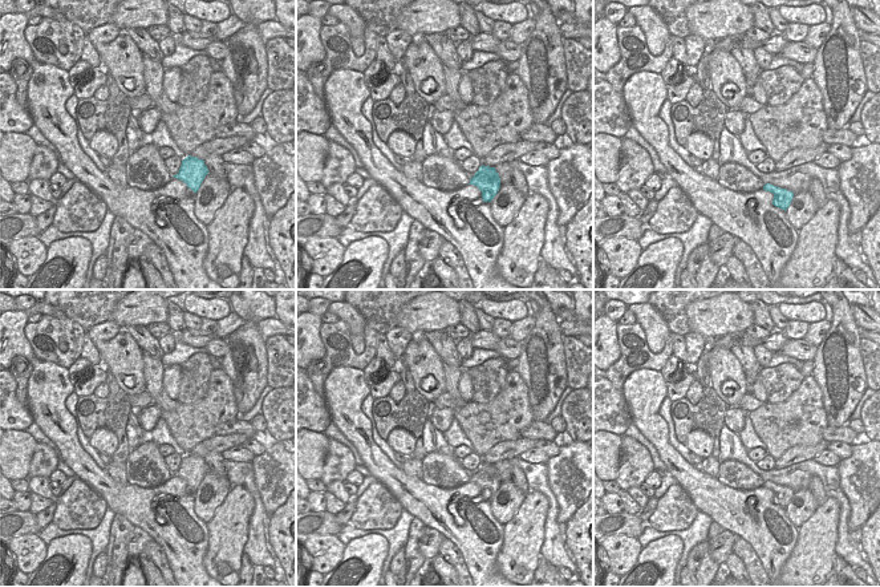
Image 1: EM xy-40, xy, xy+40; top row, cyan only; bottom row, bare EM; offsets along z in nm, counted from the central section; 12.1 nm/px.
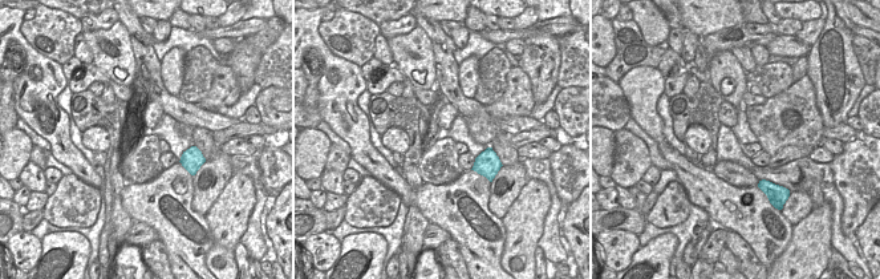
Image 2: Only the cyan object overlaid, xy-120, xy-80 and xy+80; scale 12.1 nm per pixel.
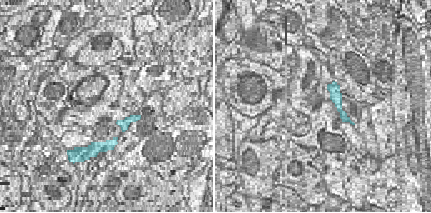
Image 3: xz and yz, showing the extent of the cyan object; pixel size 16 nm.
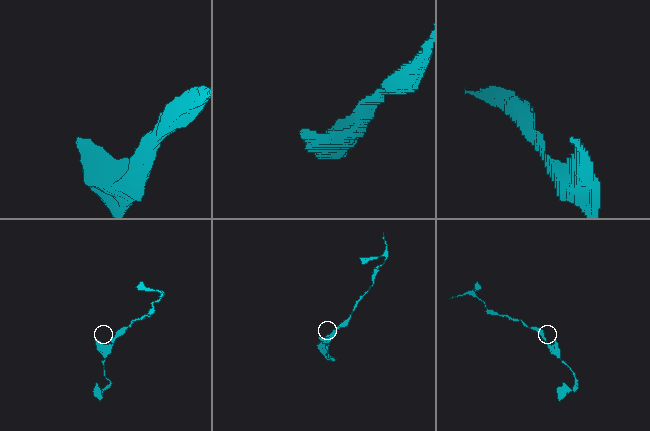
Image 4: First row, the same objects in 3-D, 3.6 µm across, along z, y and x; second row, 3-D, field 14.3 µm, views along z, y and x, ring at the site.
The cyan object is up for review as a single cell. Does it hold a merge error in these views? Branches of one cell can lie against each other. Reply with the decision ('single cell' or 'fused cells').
single cell

